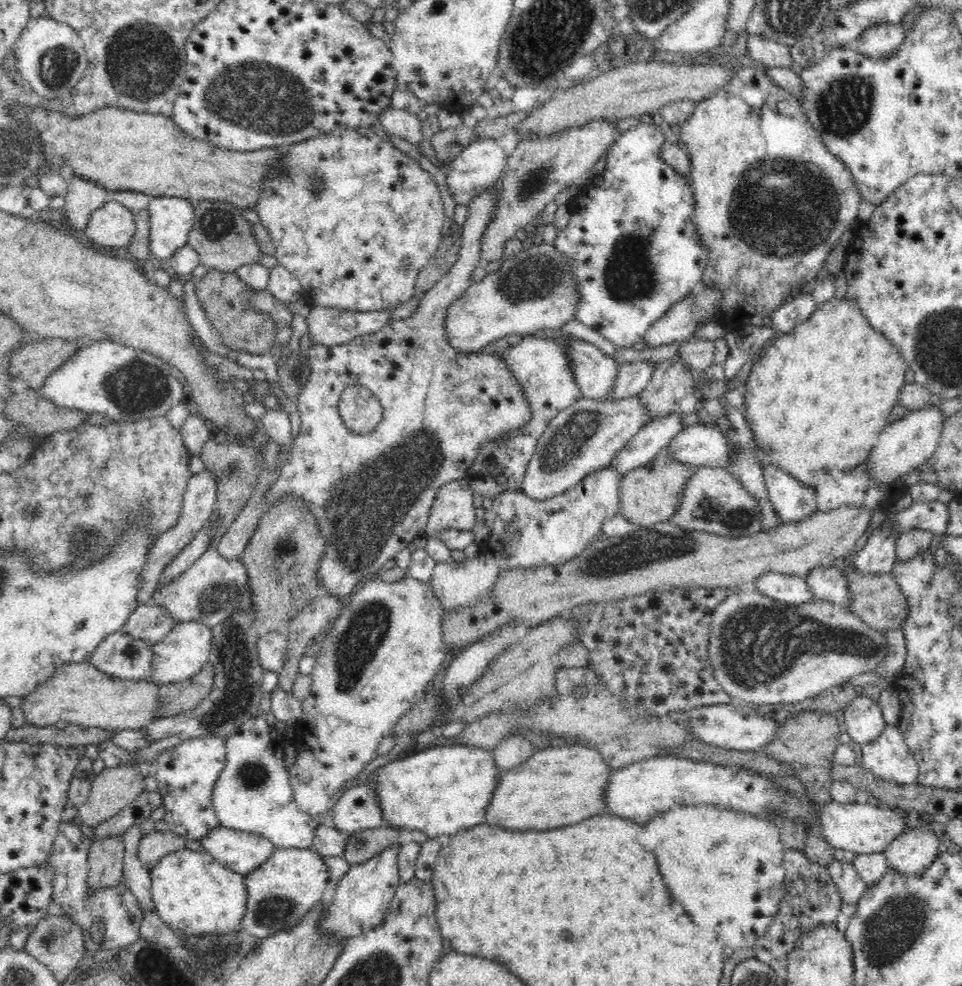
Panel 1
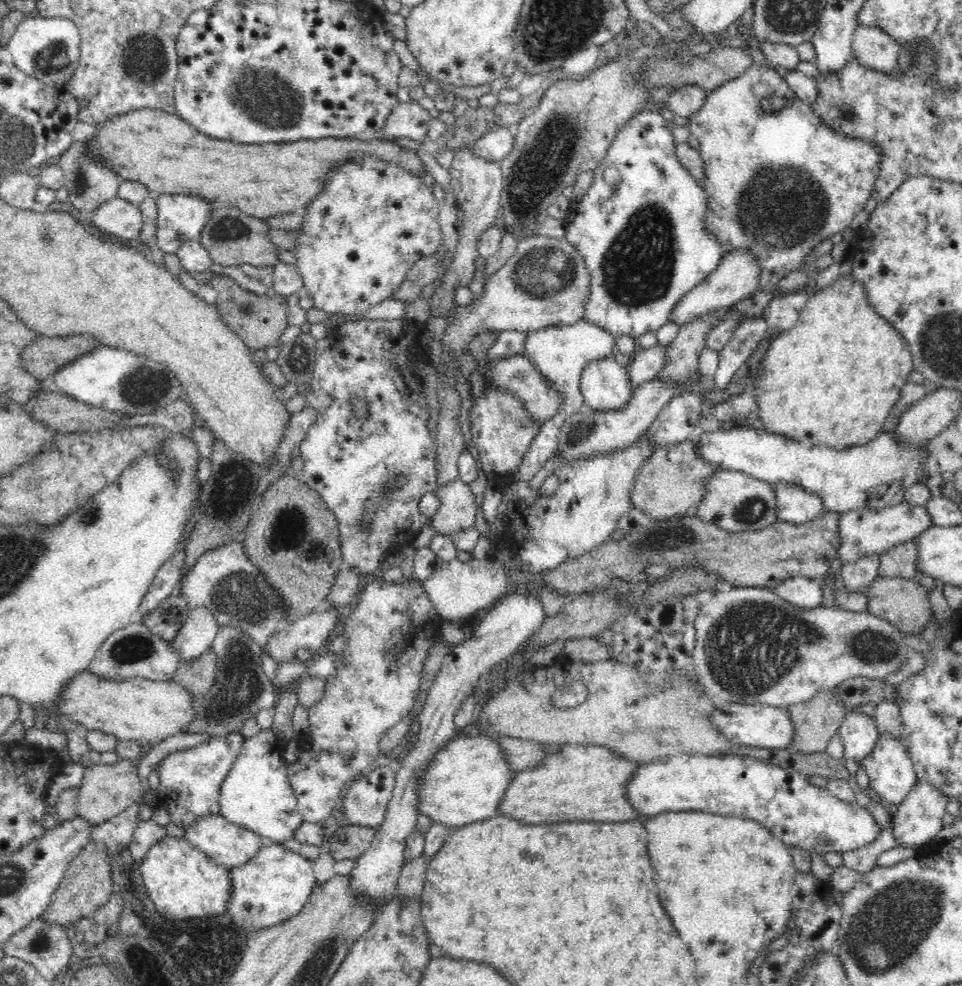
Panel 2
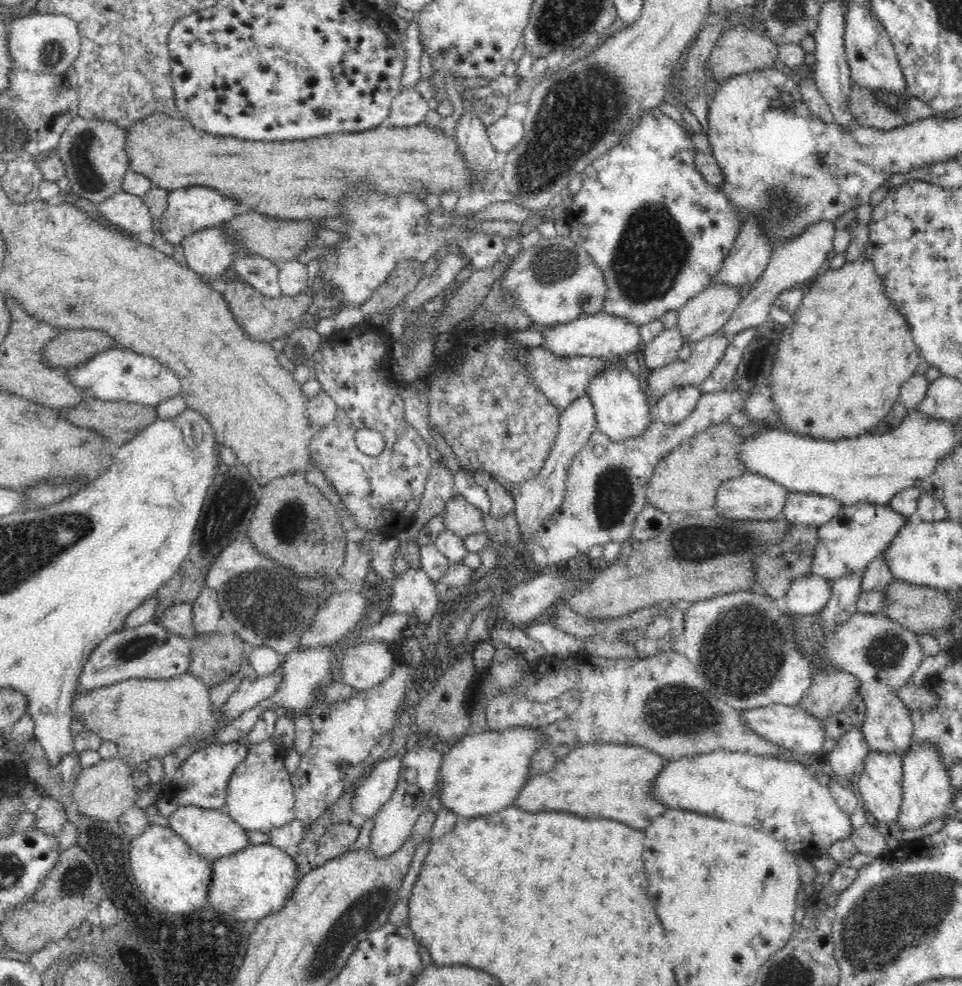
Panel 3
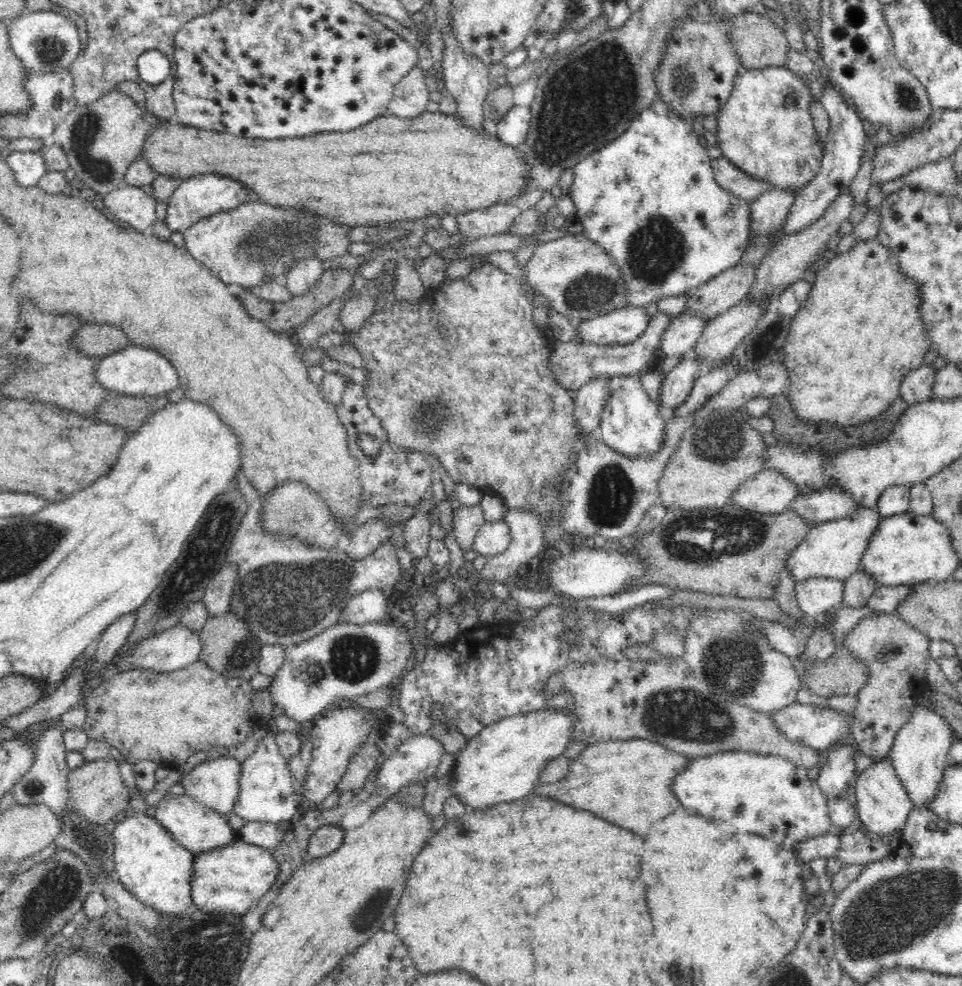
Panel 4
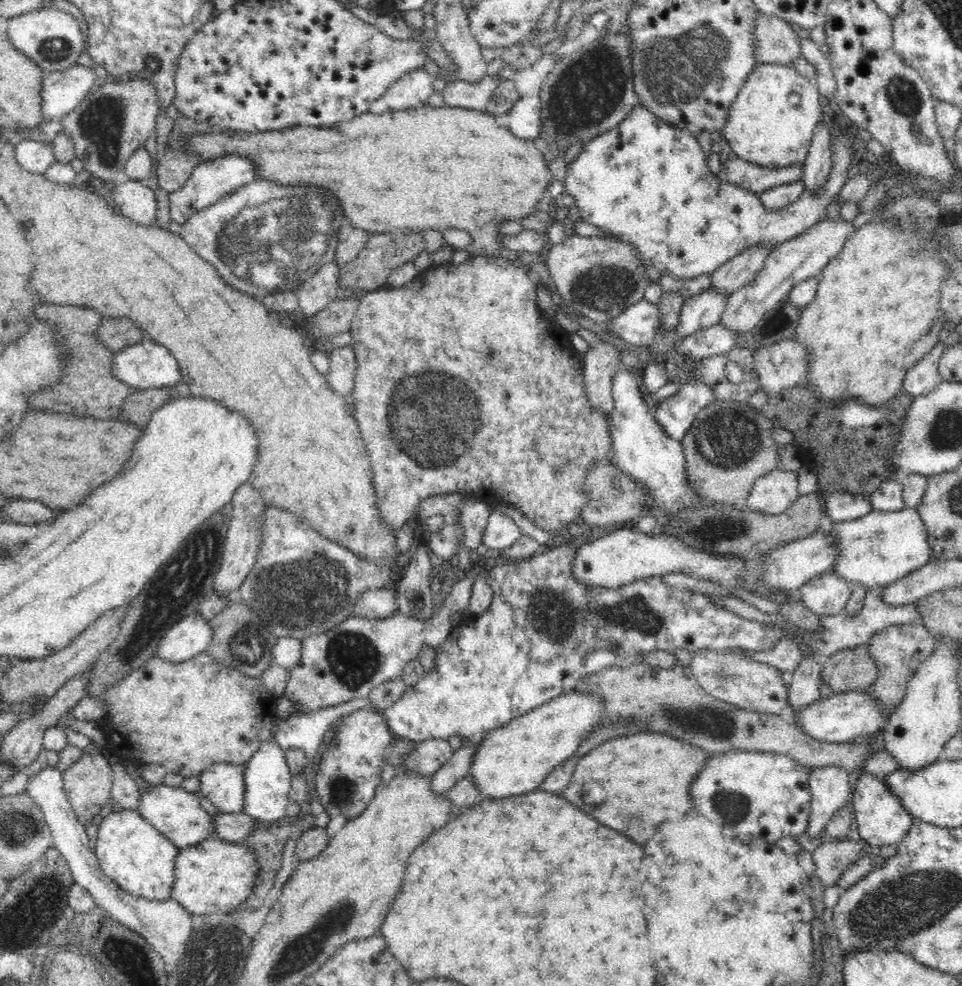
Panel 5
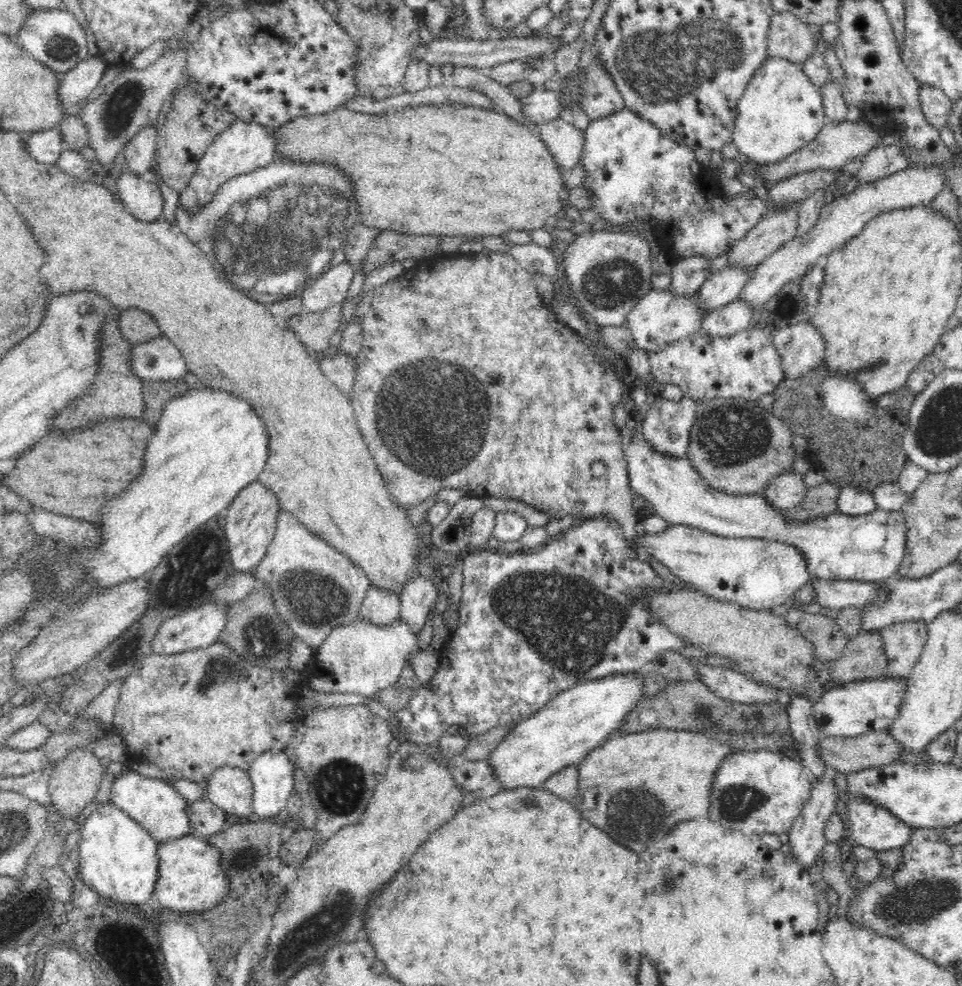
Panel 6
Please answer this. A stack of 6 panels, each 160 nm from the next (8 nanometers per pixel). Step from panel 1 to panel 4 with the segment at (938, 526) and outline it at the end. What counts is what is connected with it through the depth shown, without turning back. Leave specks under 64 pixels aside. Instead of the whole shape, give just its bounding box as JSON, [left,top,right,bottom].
[785,507,882,583]

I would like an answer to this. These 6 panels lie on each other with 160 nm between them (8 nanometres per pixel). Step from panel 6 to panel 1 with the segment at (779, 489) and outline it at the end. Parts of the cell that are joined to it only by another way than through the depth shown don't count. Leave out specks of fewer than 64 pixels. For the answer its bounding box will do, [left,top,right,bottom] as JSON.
[671,467,762,536]

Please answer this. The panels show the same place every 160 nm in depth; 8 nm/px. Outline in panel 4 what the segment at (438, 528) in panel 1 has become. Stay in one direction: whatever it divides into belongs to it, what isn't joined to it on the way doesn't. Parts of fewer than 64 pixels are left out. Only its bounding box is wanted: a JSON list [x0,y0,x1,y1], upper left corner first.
[453,504,485,552]

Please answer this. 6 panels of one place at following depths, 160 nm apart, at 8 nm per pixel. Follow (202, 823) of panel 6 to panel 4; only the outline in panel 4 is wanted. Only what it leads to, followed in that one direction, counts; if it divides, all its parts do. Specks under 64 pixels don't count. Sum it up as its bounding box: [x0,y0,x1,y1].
[235,821,287,850]

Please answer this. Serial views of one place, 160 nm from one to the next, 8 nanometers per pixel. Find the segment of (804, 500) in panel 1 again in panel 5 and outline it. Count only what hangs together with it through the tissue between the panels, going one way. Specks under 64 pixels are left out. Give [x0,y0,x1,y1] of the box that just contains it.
[826,492,872,523]

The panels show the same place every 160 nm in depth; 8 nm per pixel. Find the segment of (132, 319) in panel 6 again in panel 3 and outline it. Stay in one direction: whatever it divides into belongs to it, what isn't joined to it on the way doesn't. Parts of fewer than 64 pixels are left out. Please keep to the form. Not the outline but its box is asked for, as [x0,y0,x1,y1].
[44,328,114,368]

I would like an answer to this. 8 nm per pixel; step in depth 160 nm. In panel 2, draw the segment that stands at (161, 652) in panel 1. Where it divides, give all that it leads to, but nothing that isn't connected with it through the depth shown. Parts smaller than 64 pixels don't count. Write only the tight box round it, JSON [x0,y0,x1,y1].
[172,606,219,661]

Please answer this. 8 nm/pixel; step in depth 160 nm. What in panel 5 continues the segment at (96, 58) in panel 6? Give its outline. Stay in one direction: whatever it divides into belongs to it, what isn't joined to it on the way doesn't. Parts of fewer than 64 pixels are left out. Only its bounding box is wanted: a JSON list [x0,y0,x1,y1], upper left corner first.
[42,65,99,120]

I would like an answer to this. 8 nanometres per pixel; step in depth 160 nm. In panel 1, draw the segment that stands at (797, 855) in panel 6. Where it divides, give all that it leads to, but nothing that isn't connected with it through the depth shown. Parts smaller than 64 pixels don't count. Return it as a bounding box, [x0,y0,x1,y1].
[844,696,887,746]

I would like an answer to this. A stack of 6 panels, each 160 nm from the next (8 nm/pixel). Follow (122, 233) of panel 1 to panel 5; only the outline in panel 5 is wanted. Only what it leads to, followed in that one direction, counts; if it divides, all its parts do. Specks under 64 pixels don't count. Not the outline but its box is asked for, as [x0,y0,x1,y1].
[111,177,156,226]

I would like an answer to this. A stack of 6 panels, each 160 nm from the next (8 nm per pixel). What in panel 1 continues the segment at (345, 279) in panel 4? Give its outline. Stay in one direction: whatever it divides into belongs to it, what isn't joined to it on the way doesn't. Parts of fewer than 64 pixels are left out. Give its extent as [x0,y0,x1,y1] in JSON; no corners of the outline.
[194,269,278,354]

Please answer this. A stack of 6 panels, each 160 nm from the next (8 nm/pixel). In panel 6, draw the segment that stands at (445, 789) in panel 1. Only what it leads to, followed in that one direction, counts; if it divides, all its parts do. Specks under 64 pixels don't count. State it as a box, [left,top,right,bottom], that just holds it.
[489,673,644,790]

